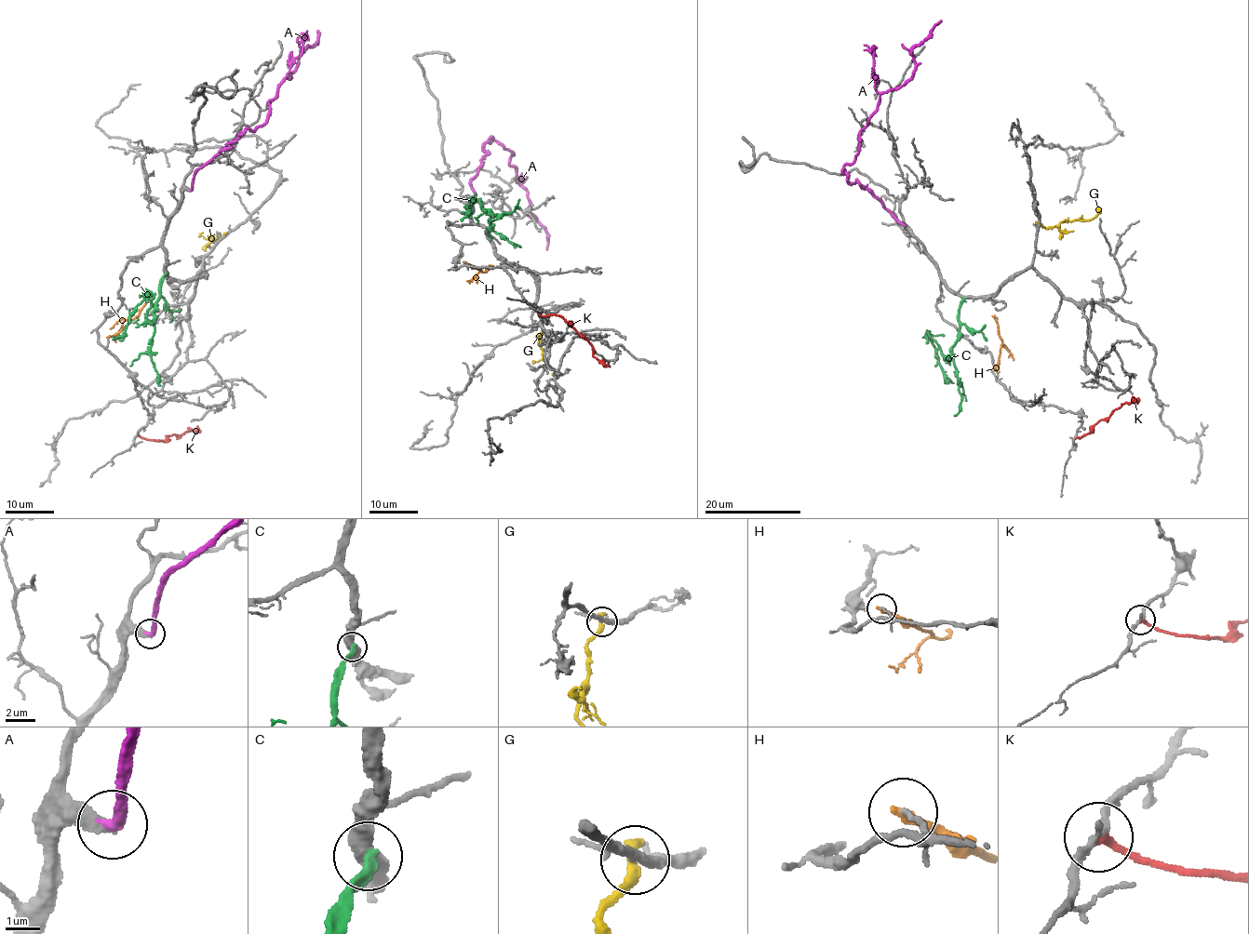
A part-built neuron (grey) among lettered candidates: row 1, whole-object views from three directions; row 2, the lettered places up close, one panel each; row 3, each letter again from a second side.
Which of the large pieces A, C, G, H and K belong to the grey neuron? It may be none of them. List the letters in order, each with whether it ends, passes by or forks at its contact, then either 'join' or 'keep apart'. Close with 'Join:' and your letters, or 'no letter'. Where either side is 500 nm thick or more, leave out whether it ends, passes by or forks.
A: it ends; join
C: it ends; keep apart
G: it ends; keep apart
H: it ends; keep apart
K: it ends; keep apart
Join: A

